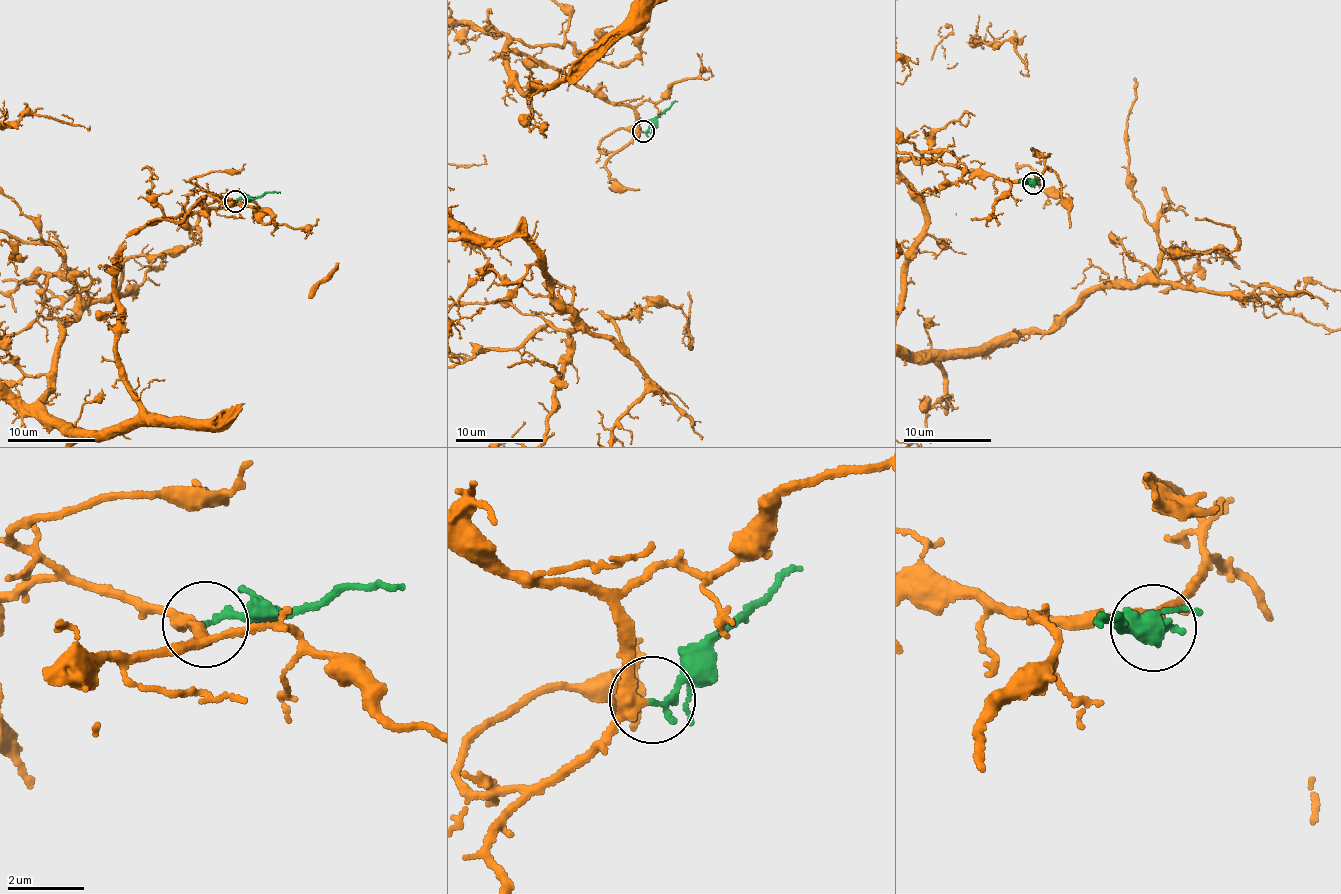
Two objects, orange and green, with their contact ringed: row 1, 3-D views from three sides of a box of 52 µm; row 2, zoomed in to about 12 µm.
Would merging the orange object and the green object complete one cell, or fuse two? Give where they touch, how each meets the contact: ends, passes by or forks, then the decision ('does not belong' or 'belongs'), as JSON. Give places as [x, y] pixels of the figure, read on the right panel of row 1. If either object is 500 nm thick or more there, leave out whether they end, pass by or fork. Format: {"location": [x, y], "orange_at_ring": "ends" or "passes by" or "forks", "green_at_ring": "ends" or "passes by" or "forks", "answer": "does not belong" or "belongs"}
{"location": [1033, 183], "orange_at_ring": "passes by", "green_at_ring": "ends", "answer": "belongs"}

